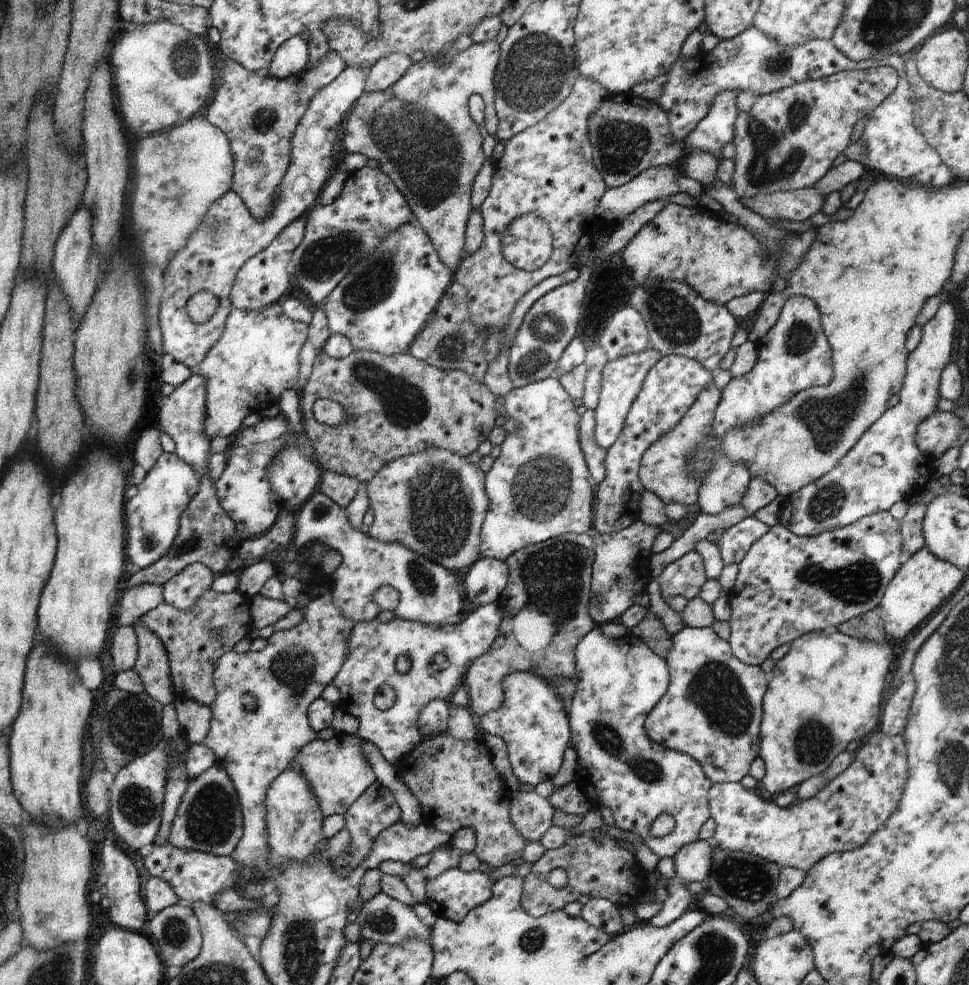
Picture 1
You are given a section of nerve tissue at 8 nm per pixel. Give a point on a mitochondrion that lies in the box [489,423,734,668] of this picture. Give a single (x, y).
(542, 485)

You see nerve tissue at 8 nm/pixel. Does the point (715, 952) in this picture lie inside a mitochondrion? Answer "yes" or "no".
yes

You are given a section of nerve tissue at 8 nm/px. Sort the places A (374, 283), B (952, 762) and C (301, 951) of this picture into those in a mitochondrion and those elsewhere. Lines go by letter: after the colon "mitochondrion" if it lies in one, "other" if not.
A: mitochondrion
B: mitochondrion
C: mitochondrion

